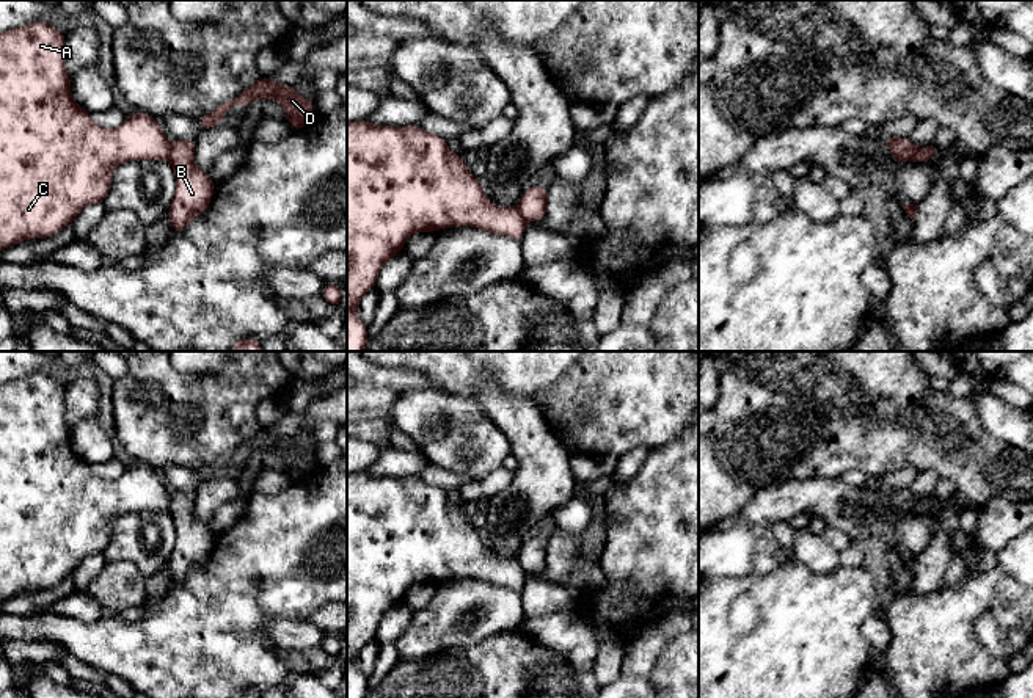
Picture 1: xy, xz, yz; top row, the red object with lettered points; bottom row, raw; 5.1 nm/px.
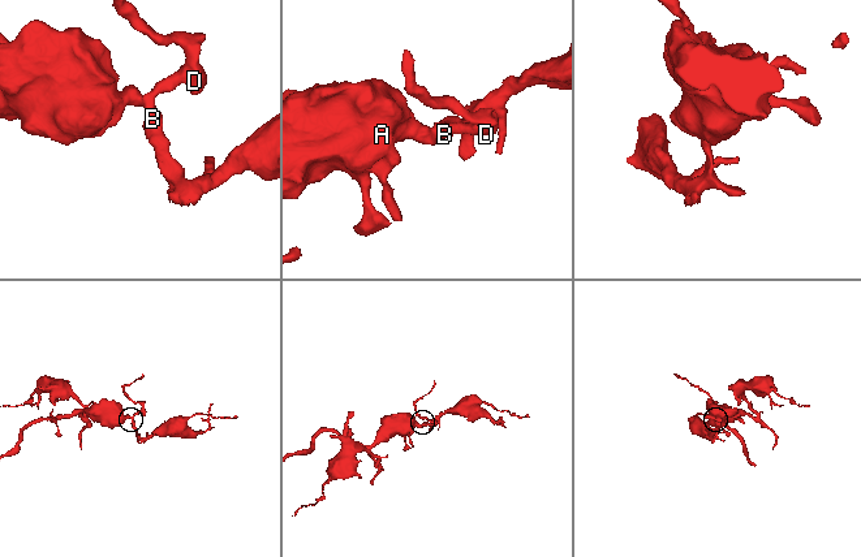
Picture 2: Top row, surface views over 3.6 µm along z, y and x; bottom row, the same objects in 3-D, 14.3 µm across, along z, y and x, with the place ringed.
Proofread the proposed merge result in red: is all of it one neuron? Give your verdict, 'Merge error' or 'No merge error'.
Merge error

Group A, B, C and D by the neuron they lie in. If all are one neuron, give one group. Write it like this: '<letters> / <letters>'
A C / B D

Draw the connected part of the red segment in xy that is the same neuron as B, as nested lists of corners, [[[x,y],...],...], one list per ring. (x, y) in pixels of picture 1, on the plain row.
[[[196,489],[177,491],[170,496],[170,514],[174,522],[176,543],[168,560],[174,585],[185,582],[188,574],[203,566],[212,552],[215,533],[195,518]]]

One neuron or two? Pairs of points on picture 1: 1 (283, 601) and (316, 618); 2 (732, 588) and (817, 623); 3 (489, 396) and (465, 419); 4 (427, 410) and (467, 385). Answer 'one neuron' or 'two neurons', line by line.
1: two neurons
2: one neuron
3: two neurons
4: two neurons

